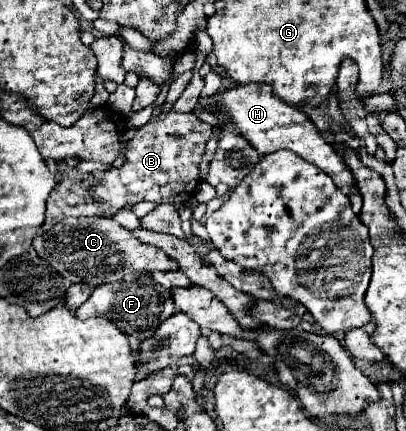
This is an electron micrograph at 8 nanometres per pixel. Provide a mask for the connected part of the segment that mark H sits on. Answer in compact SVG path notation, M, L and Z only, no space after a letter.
M268 84L236 86L232 90L218 94L216 98L218 98L218 104L222 106L224 116L234 126L236 134L244 136L258 150L260 156L278 152L282 148L292 150L298 156L302 156L306 162L322 168L322 172L326 172L346 196L358 192L350 168L334 152L334 148L324 140L324 136L318 132L318 128L312 124L312 120L300 108L294 108L294 106L286 104L284 100L280 100L278 96L274 96L272 86L268 86Z

